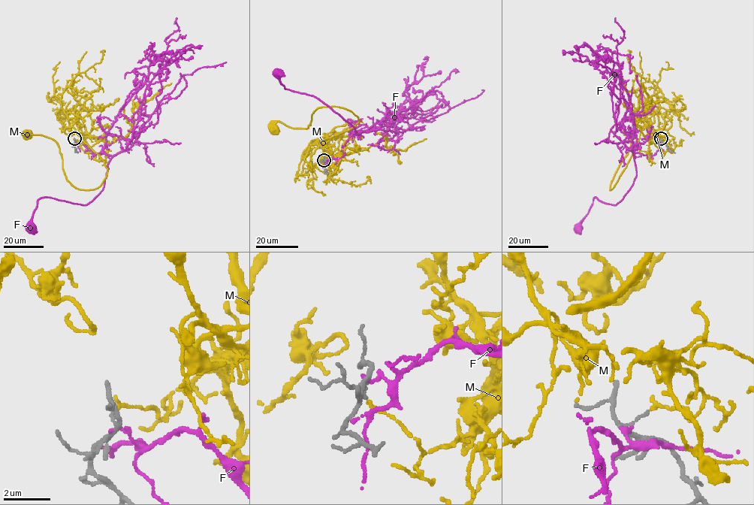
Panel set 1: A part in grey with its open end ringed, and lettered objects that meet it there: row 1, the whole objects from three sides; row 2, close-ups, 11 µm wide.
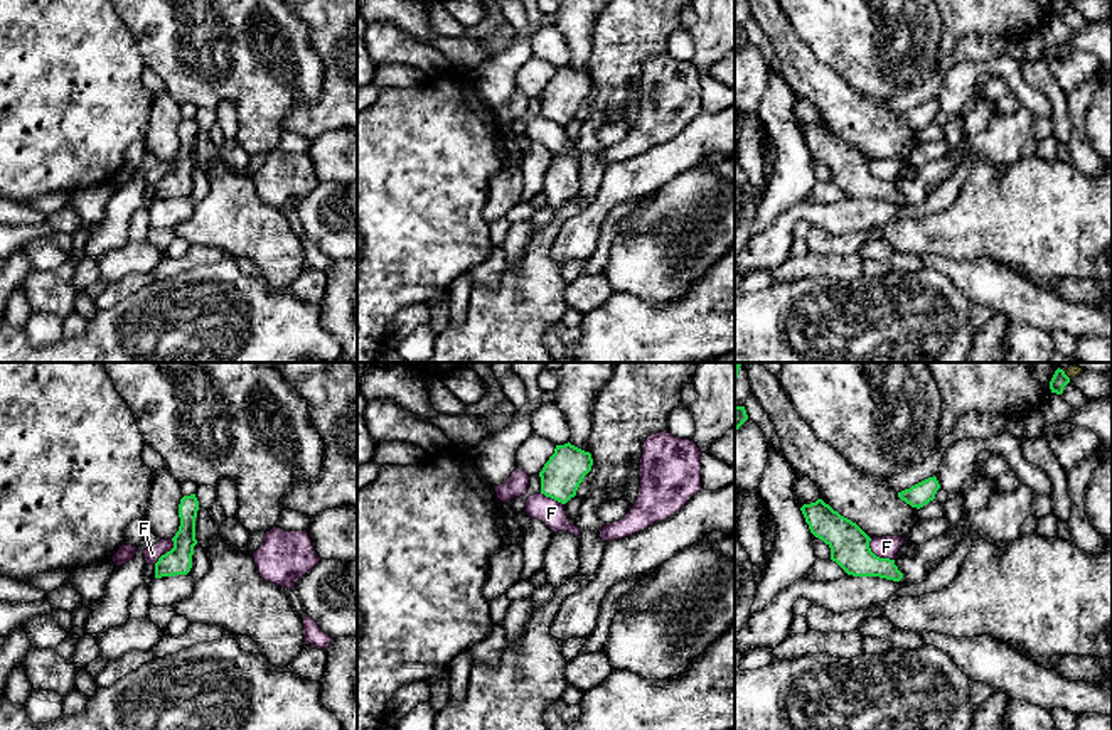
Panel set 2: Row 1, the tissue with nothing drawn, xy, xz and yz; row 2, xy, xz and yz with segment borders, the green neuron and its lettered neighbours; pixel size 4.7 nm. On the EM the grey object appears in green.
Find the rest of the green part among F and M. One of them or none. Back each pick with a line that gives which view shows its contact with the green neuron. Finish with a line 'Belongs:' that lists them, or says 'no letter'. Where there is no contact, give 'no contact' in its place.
Belongs: no letter

